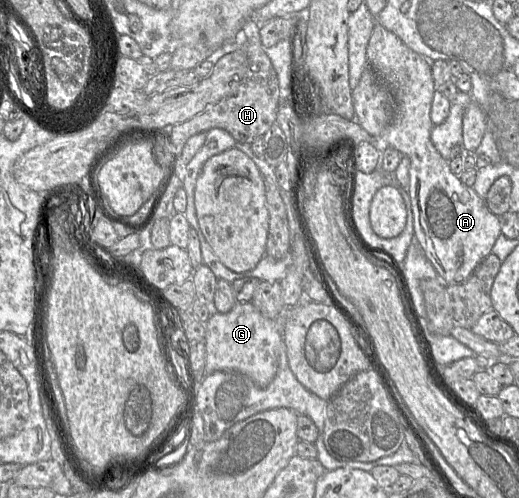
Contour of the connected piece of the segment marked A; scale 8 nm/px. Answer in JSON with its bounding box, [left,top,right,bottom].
[367,23,501,285]

